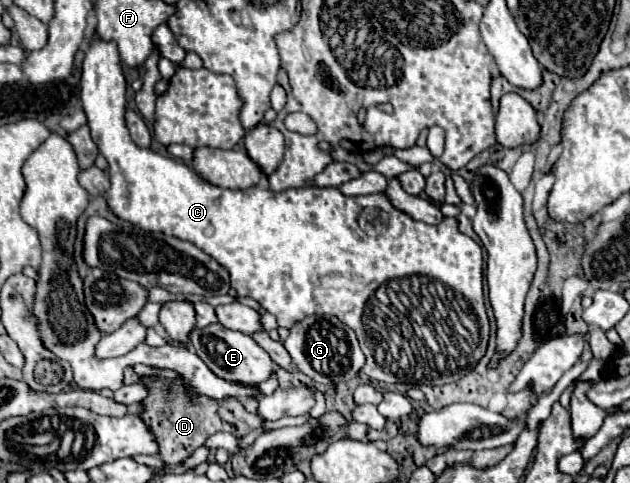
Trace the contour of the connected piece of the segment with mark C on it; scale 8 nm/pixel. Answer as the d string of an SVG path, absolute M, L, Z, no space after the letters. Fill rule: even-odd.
M93 38L83 60L81 100L91 128L91 138L109 162L111 188L105 196L109 208L119 218L149 232L161 232L197 244L197 248L213 256L229 272L231 288L241 296L255 298L267 312L275 314L279 326L293 328L293 324L313 314L337 316L343 324L355 330L367 358L363 372L371 380L387 384L403 382L413 386L441 386L457 382L477 366L489 342L489 318L483 302L482 247L459 232L455 218L445 218L435 226L417 222L409 214L397 210L383 192L373 196L345 196L339 188L319 186L305 186L277 194L259 186L247 188L245 192L217 188L183 162L135 146L125 124L125 90L127 82L117 44L113 40ZM367 206L373 208L373 236L359 226L359 216ZM425 334L433 334L437 342L433 340L429 344ZM433 344L437 344L435 348L449 348L449 358L437 358L431 352Z

